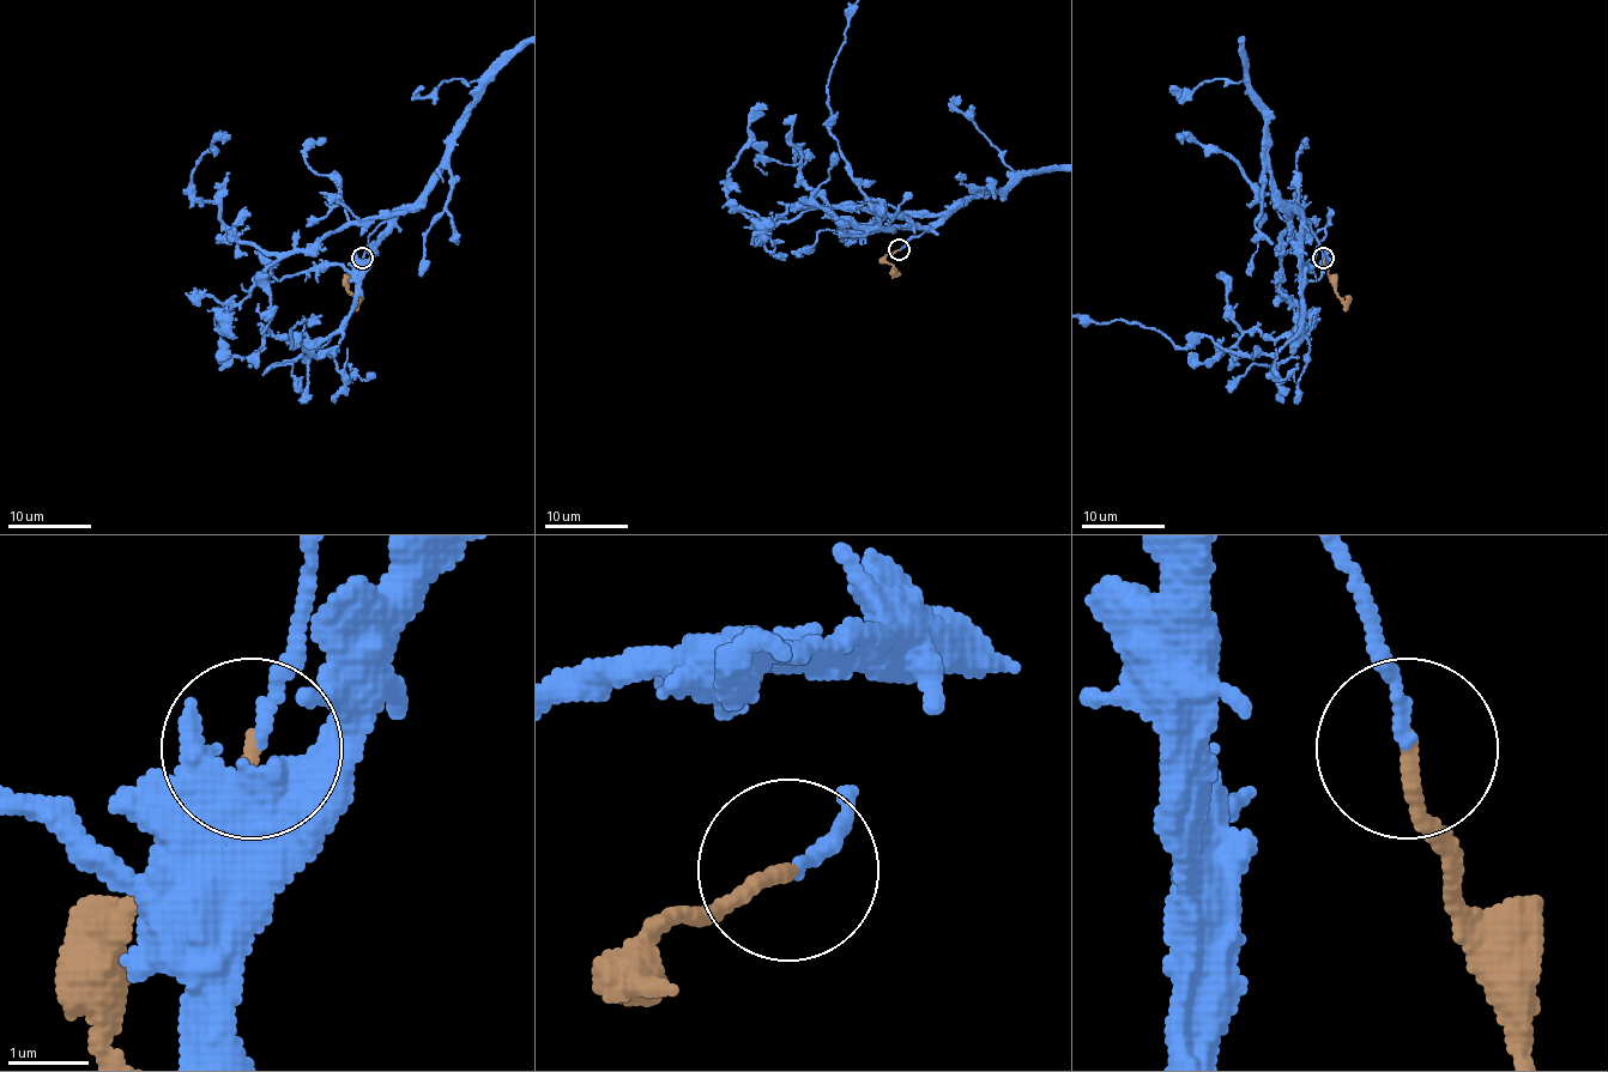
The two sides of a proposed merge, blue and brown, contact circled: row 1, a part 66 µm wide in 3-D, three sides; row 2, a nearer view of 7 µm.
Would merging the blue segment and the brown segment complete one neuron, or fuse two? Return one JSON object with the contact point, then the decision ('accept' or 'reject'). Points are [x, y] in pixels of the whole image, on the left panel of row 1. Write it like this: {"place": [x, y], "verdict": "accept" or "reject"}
{"place": [362, 258], "verdict": "accept"}

